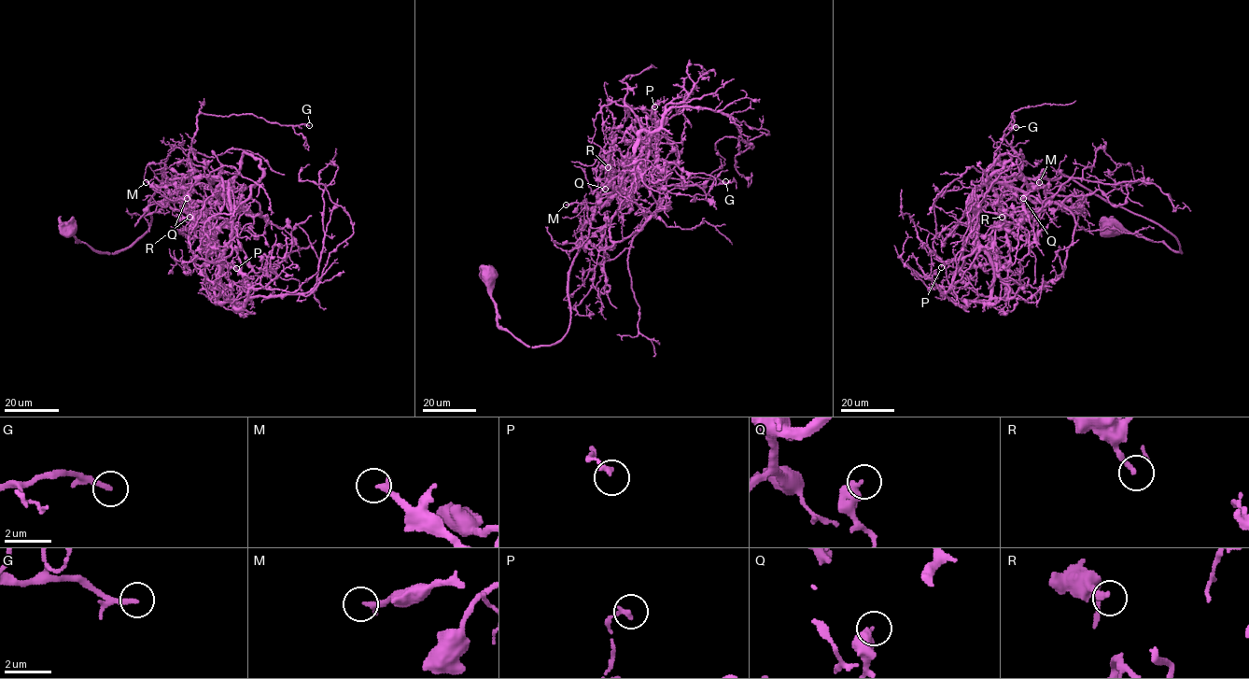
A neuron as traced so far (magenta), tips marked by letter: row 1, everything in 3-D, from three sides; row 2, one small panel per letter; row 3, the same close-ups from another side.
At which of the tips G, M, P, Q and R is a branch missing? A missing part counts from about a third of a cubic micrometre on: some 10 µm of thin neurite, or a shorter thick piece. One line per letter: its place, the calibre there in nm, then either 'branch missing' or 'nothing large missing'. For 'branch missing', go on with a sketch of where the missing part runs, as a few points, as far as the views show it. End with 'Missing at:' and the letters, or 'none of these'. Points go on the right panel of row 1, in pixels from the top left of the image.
G: place (1016, 127); calibre 200 nm; nothing large missing
M: place (1039, 182); calibre 260 nm; branch missing; course (1039, 182), (1016, 160)
P: place (941, 267); calibre 200 nm; nothing large missing
Q: place (1023, 198); calibre 420 nm; nothing large missing
R: place (1002, 217); calibre 240 nm; nothing large missing
Missing at: M

